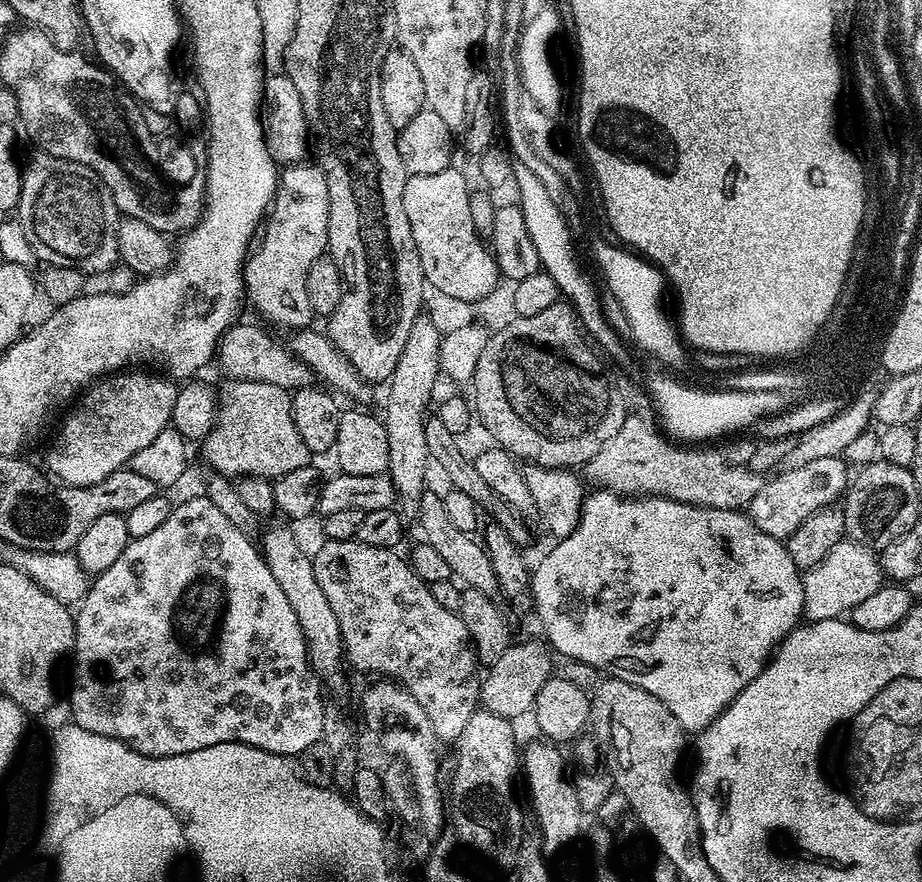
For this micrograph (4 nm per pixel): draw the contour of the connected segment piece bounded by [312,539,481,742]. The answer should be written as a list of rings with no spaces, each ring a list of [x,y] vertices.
[[[327,539],[323,543],[313,555],[312,565],[318,586],[329,599],[343,634],[360,634],[366,630],[364,624],[382,624],[380,629],[384,630],[384,636],[388,636],[388,640],[384,640],[384,653],[414,652],[414,658],[420,658],[420,668],[426,670],[421,675],[422,698],[426,701],[422,709],[428,716],[432,735],[437,741],[456,742],[465,729],[466,722],[478,709],[480,699],[481,677],[476,674],[478,657],[466,630],[466,622],[462,622],[459,612],[452,612],[441,606],[434,598],[431,587],[413,571],[411,563],[405,557],[400,558],[393,549],[366,545],[357,539]]]

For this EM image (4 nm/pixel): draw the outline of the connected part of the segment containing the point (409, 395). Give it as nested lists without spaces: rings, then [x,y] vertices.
[[[428,314],[420,315],[410,330],[410,338],[406,338],[406,350],[402,350],[402,358],[398,358],[398,366],[390,381],[392,389],[388,392],[388,409],[382,412],[386,438],[390,442],[387,473],[391,476],[392,484],[396,487],[397,497],[401,501],[419,501],[426,491],[424,475],[428,472],[430,457],[424,425],[426,417],[429,415],[429,413],[427,414],[428,403],[432,400],[436,379],[442,376],[440,367],[441,339],[442,328],[439,328],[428,317]]]

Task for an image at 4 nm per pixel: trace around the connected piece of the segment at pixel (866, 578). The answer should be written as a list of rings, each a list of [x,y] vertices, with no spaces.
[[[842,539],[826,555],[816,568],[803,573],[804,610],[809,621],[834,620],[851,613],[860,602],[865,601],[885,583],[886,577],[880,570],[877,553],[864,544]]]

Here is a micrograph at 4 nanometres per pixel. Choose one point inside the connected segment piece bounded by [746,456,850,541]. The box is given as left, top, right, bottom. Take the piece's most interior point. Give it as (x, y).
(786, 502)

